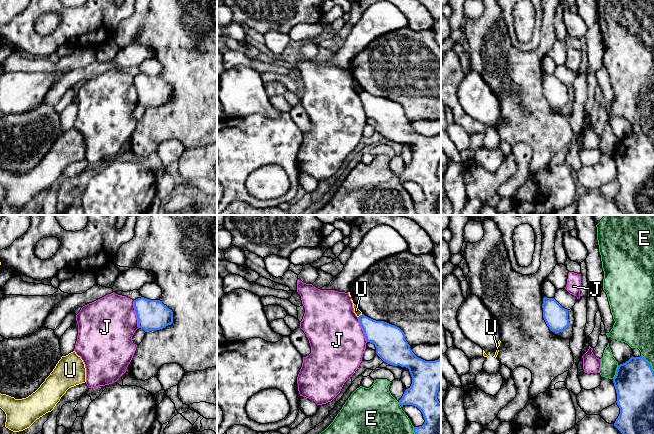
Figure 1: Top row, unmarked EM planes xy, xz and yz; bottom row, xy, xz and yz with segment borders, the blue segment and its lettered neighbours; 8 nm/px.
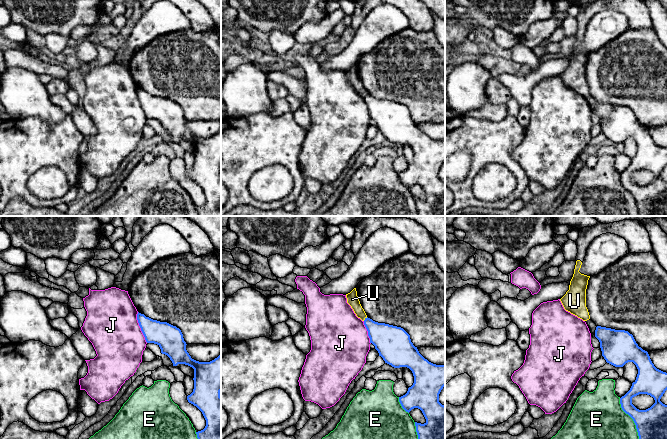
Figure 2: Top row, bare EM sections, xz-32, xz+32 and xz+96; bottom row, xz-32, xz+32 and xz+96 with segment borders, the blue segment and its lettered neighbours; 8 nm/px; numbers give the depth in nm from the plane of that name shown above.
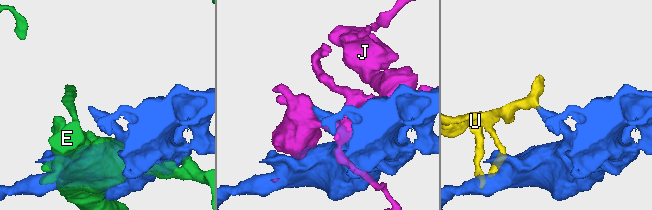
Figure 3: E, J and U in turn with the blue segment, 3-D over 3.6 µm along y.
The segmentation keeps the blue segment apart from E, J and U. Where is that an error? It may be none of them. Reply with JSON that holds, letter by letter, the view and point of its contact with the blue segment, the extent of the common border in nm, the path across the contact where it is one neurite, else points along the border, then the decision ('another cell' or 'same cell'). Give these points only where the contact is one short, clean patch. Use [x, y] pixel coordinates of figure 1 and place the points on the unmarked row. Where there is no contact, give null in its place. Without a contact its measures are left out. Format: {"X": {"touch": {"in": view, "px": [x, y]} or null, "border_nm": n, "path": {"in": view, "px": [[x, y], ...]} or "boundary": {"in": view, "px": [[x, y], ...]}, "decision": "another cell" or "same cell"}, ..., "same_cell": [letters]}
{"E": {"touch": {"in": "yz", "px": [649, 139]}, "border_nm": 170, "decision": "another cell"}, "J": {"touch": {"in": "xy", "px": [136, 90]}, "border_nm": 220, "decision": "another cell"}, "U": {"touch": {"in": "xz", "px": [360, 91]}, "border_nm": 50, "boundary": {"in": "xz", "px": [[362, 90], [358, 93]]}, "decision": "another cell"}, "same_cell": []}

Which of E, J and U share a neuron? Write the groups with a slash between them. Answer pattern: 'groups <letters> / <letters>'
groups E / J / U

